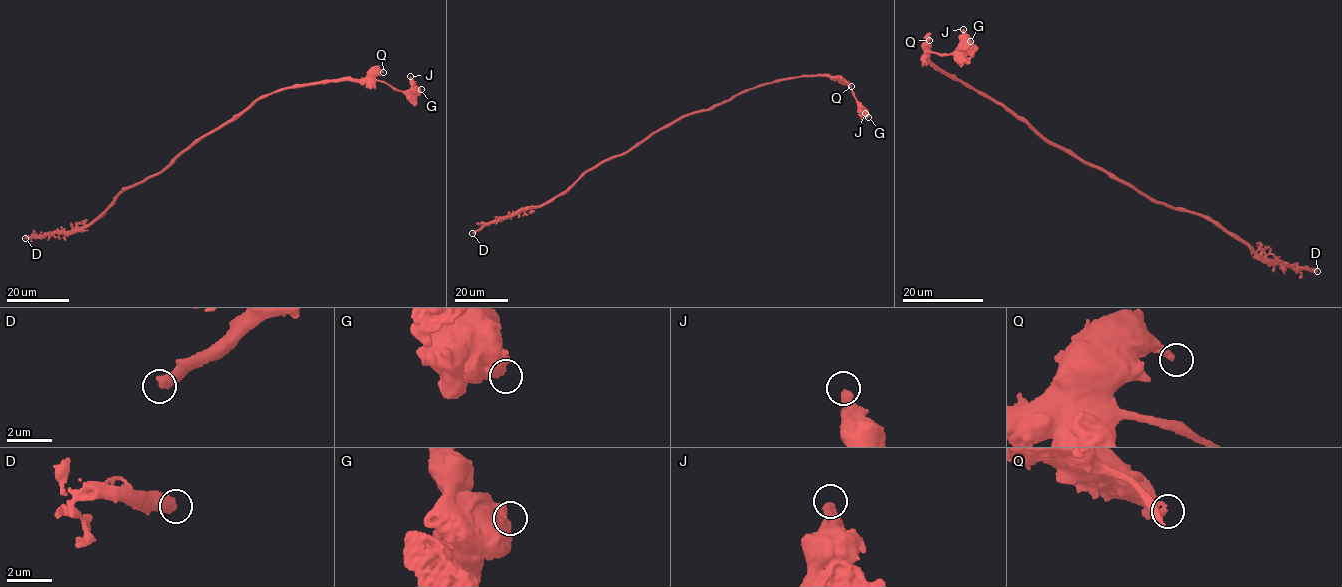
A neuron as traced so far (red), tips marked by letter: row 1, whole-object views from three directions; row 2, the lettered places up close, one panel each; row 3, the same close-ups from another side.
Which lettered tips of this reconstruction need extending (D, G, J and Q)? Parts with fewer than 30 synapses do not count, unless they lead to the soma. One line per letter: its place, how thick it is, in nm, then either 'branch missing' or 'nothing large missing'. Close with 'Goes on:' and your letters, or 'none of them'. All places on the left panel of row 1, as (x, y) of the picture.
D: (25, 238) | 500 nm | branch missing
G: (421, 89) | 800 nm | nothing large missing
J: (410, 76) | 320 nm | nothing large missing
Q: (383, 72) | 320 nm | nothing large missing
Goes on: D

